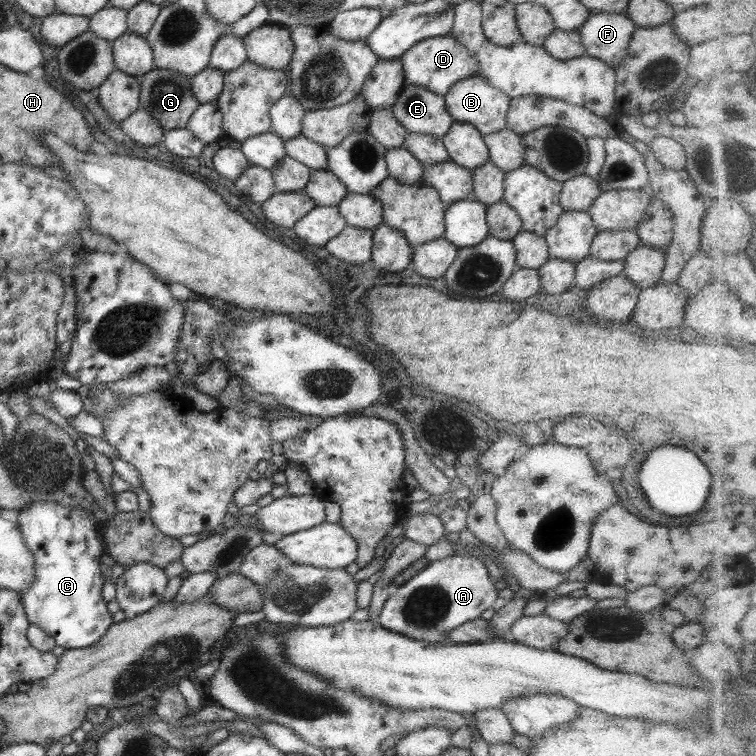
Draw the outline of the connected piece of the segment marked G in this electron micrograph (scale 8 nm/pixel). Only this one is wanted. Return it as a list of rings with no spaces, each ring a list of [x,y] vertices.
[[[153,68],[140,76],[139,80],[139,108],[150,114],[151,118],[154,118],[160,124],[163,131],[186,128],[189,117],[199,106],[190,89],[190,77],[169,69]]]

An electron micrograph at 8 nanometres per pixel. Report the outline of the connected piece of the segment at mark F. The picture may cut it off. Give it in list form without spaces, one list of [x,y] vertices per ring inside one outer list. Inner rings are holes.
[[[594,13],[588,16],[577,33],[587,56],[614,68],[623,60],[634,30],[635,25],[625,14]]]

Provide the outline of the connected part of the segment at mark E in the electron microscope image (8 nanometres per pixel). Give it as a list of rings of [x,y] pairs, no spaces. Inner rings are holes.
[[[405,85],[389,108],[407,133],[442,137],[455,122],[446,111],[444,96],[417,85]]]

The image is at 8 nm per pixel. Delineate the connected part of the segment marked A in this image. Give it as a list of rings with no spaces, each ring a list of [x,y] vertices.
[[[459,552],[429,561],[416,575],[393,589],[385,599],[375,622],[385,630],[410,639],[446,643],[446,632],[464,622],[475,620],[497,598],[497,589],[481,560]]]

